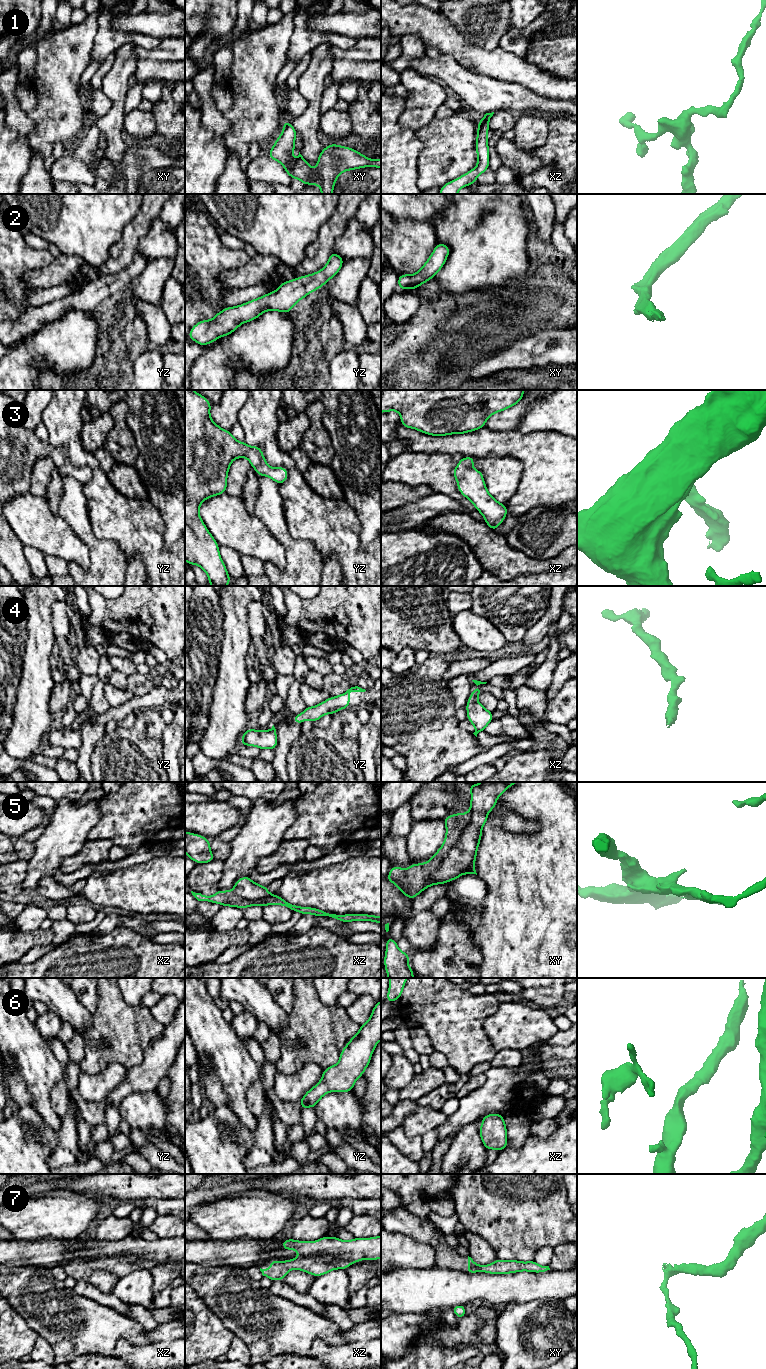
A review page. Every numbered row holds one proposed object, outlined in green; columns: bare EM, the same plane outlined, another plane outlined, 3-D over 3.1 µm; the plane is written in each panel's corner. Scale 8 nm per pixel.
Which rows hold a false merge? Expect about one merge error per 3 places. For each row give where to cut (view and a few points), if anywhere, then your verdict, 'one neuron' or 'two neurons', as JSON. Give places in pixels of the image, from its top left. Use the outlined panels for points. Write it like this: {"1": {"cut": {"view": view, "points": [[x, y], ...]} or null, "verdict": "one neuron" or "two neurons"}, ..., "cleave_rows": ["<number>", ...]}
{"1": {"cut": null, "verdict": "one neuron"}, "2": {"cut": null, "verdict": "one neuron"}, "3": {"cut": null, "verdict": "one neuron"}, "4": {"cut": null, "verdict": "one neuron"}, "5": {"cut": null, "verdict": "one neuron"}, "6": {"cut": null, "verdict": "one neuron"}, "7": {"cut": null, "verdict": "one neuron"}, "cleave_rows": []}

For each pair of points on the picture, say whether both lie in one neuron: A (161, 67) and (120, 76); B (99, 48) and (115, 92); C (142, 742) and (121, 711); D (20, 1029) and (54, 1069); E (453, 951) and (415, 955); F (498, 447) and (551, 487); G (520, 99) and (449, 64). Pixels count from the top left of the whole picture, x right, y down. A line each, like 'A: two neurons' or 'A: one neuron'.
A: two neurons
B: two neurons
C: two neurons
D: one neuron
E: one neuron
F: one neuron
G: one neuron

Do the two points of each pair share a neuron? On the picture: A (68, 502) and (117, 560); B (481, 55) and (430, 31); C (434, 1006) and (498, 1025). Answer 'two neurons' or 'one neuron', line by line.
A: one neuron
B: one neuron
C: two neurons

